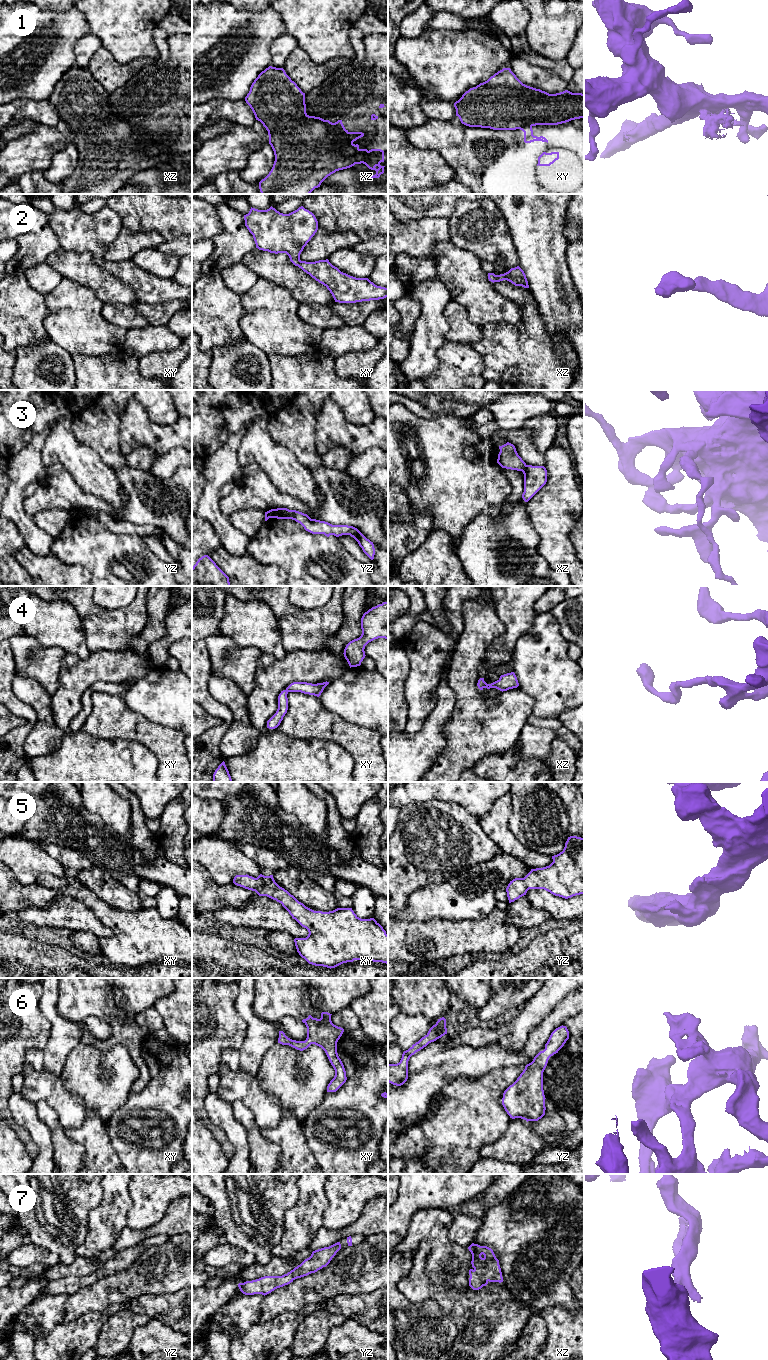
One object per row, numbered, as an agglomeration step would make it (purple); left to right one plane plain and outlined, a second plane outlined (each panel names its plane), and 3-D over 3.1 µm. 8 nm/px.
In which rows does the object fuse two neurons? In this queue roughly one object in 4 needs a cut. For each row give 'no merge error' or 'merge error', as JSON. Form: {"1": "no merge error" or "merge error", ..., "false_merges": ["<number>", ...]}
{"1": "merge error", "2": "no merge error", "3": "no merge error", "4": "no merge error", "5": "no merge error", "6": "no merge error", "7": "no merge error", "false_merges": ["1"]}

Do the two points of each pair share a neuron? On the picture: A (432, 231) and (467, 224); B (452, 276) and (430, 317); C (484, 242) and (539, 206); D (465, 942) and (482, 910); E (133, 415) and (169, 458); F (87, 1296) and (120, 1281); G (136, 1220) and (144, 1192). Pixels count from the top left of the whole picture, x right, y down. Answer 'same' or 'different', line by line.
A: different
B: different
C: different
D: different
E: different
F: same
G: same

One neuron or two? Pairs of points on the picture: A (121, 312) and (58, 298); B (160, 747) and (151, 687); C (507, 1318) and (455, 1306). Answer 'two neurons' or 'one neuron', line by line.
A: two neurons
B: two neurons
C: one neuron

